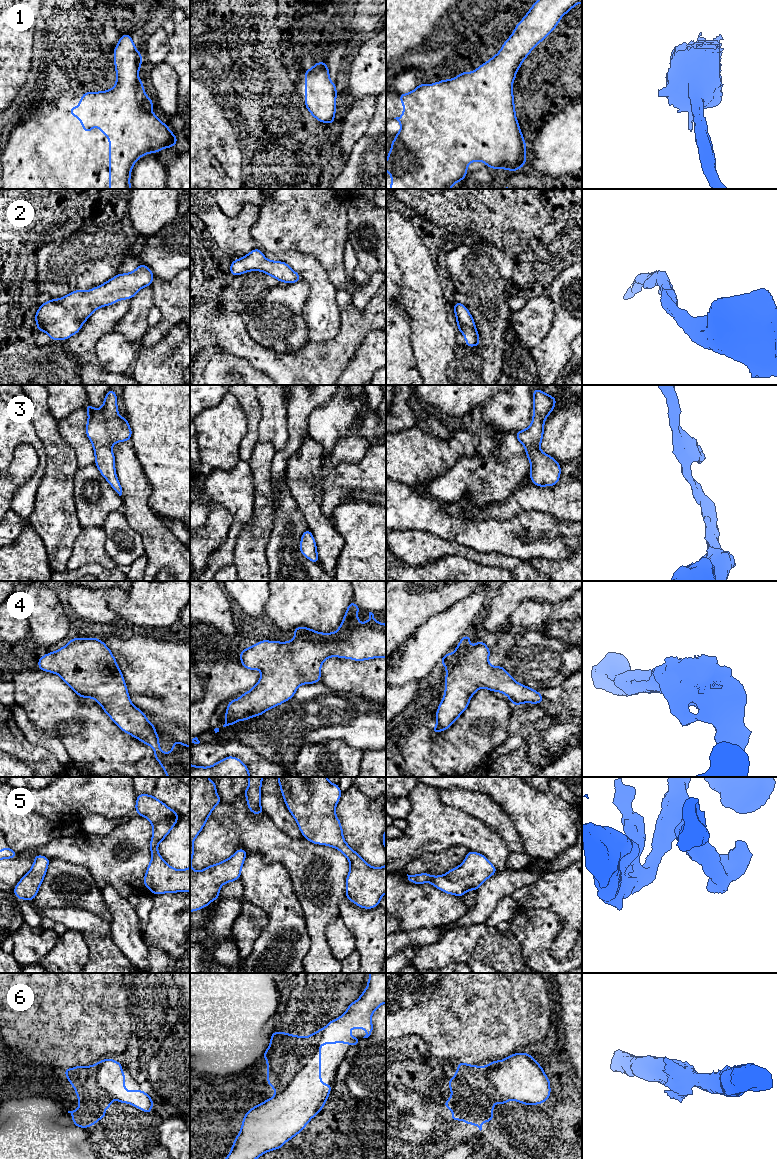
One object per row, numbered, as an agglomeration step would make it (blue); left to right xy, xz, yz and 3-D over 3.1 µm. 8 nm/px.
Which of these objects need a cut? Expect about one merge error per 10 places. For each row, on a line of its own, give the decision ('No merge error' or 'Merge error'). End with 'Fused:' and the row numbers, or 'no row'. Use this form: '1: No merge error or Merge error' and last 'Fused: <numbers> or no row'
1: No merge error
2: No merge error
3: No merge error
4: No merge error
5: No merge error
6: No merge error
Fused: no row

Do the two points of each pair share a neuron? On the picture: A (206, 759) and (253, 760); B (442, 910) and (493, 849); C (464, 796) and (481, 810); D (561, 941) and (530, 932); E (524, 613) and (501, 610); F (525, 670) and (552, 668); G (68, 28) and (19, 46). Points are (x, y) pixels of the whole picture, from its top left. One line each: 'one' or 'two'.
A: one
B: two
C: one
D: two
E: two
F: one
G: two

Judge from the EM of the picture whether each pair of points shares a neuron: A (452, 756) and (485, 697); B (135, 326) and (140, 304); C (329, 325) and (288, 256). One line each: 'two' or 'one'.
A: one
B: one
C: one

